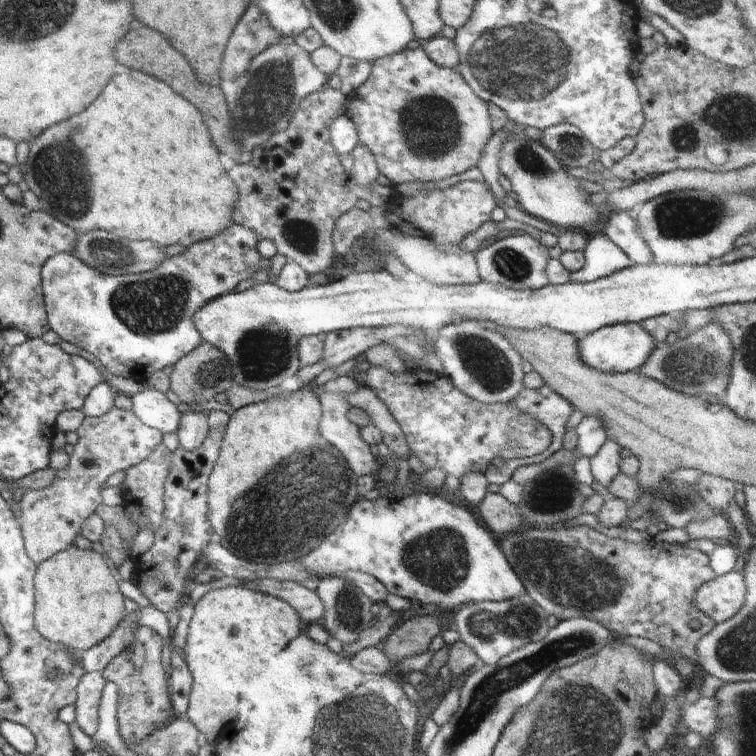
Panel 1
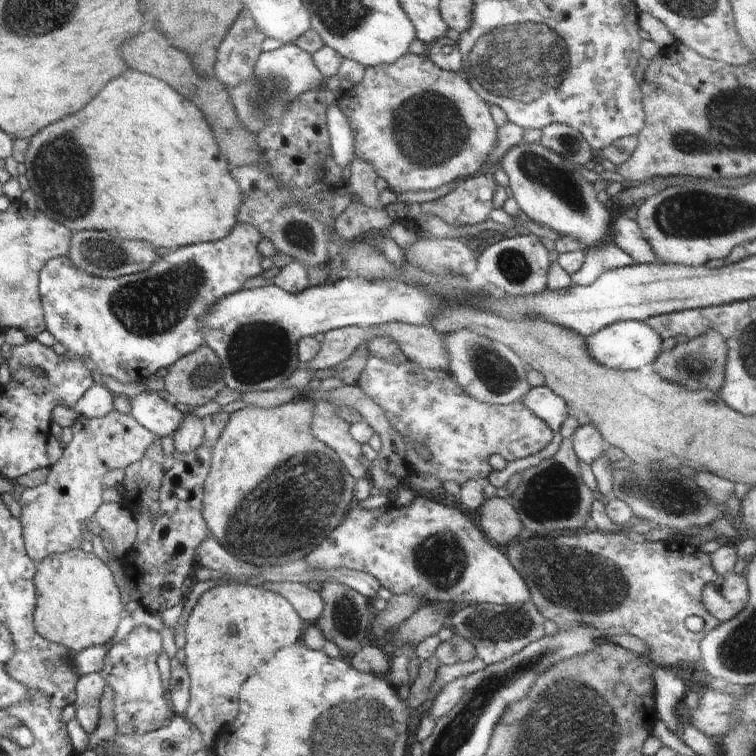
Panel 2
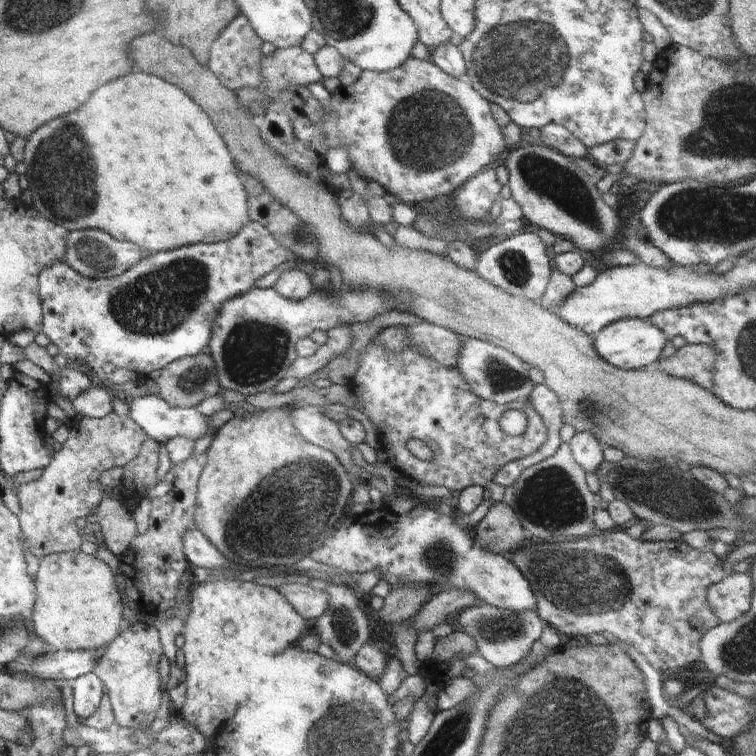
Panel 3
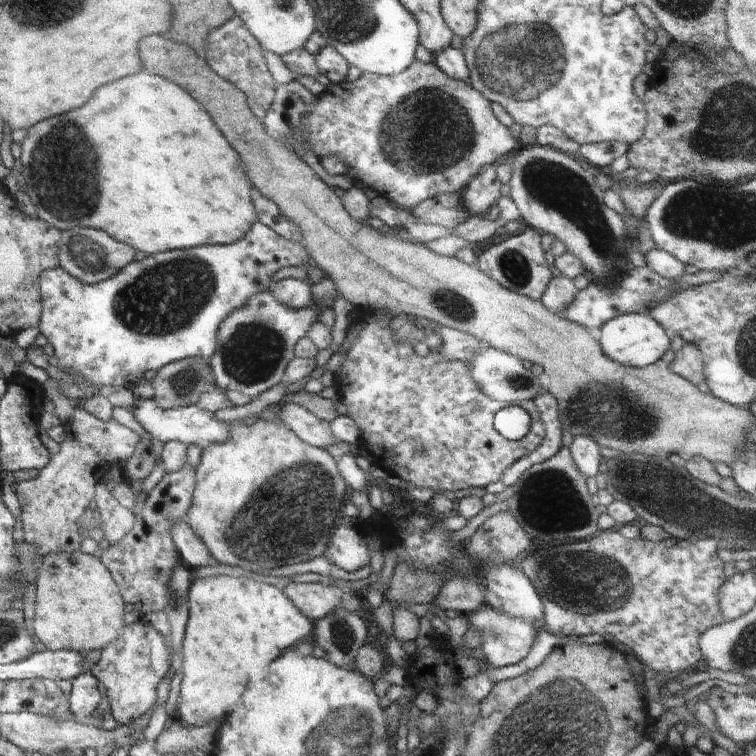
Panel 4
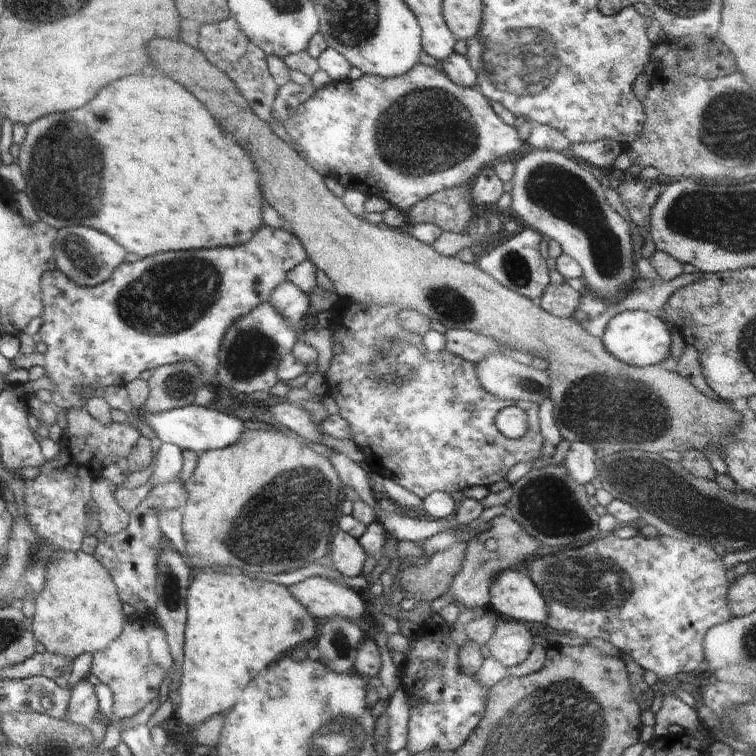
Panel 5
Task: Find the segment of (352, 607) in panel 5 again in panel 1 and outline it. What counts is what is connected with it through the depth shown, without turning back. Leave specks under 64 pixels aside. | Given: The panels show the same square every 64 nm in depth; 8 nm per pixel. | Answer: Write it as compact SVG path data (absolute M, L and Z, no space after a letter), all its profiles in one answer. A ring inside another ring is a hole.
M262 578L245 581L243 586L284 600L298 613L304 626L323 620L325 608L318 594L299 583Z

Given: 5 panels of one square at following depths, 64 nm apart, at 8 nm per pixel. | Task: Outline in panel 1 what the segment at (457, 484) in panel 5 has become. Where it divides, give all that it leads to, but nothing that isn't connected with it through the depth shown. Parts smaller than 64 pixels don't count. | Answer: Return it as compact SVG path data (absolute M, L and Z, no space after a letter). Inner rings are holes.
M374 365L367 372L366 387L382 400L394 421L404 434L409 454L413 454L429 470L438 469L447 475L462 479L470 472L487 472L494 457L522 459L544 452L551 444L551 433L537 419L521 412L513 403L489 403L473 400L456 389L444 373L432 373L425 369L405 368L401 372Z

